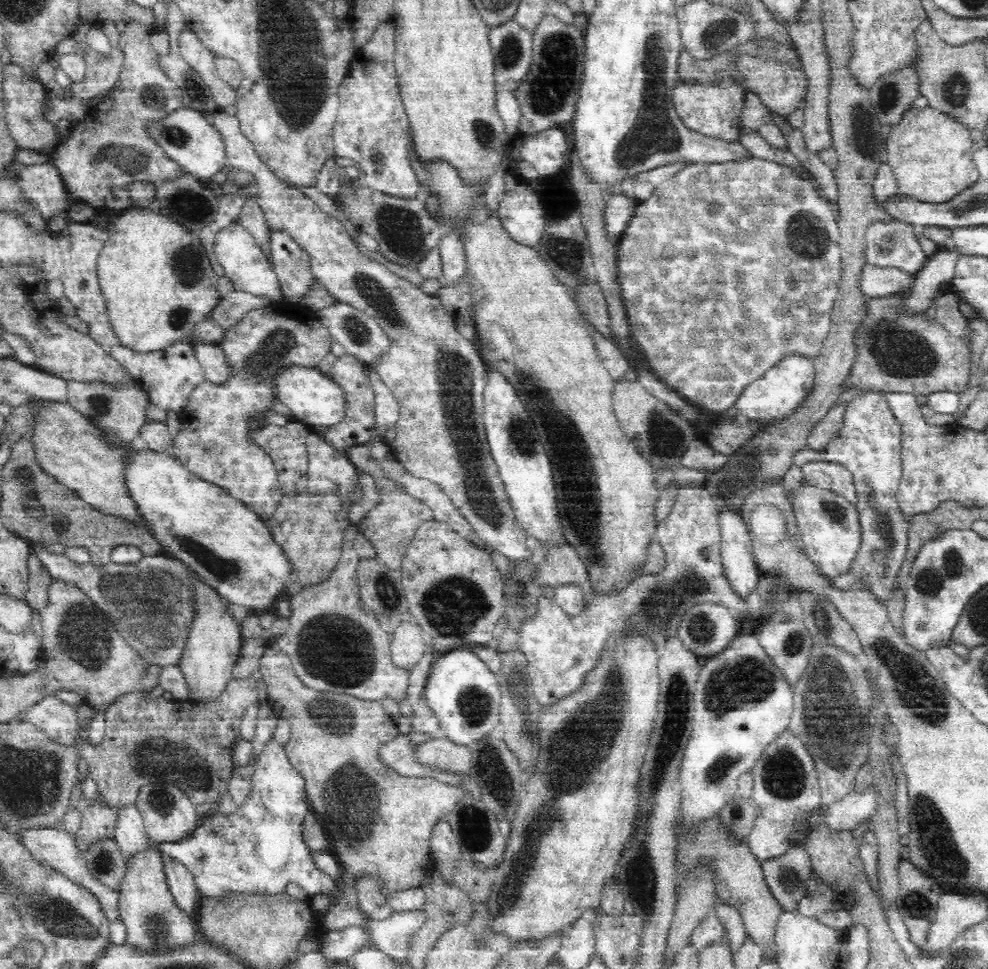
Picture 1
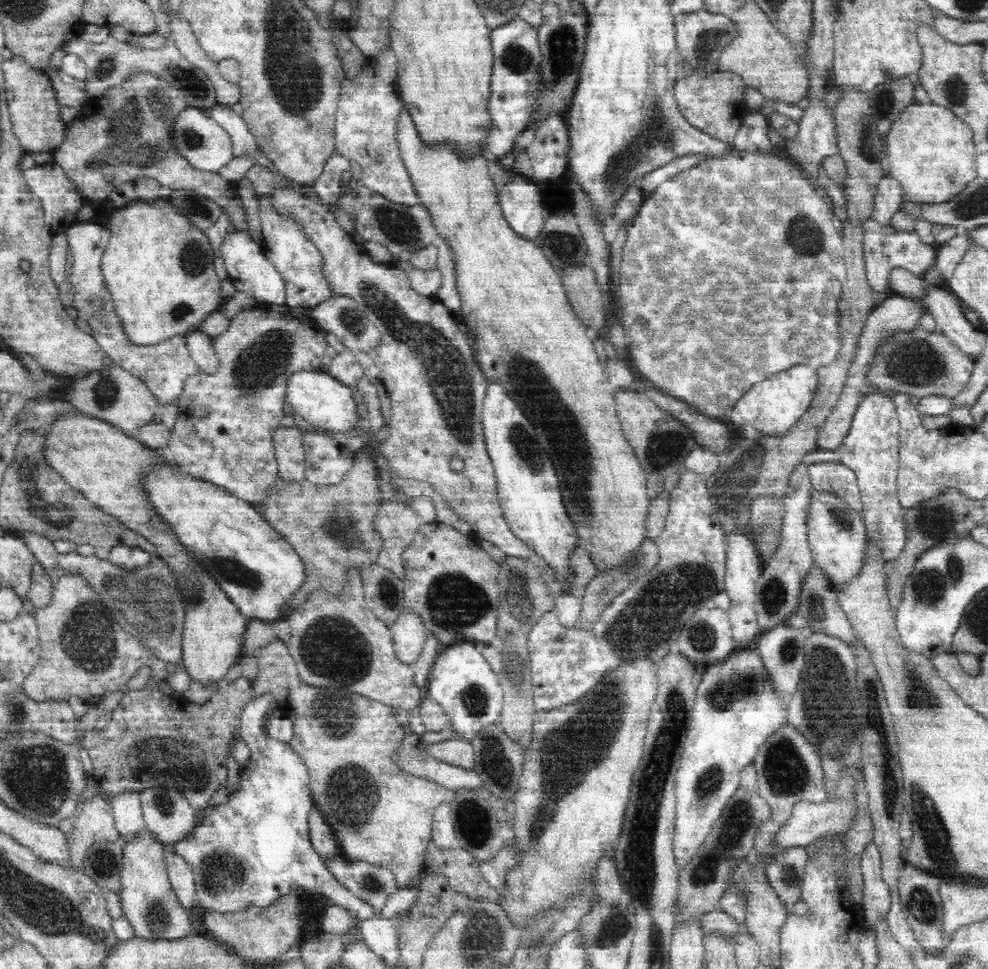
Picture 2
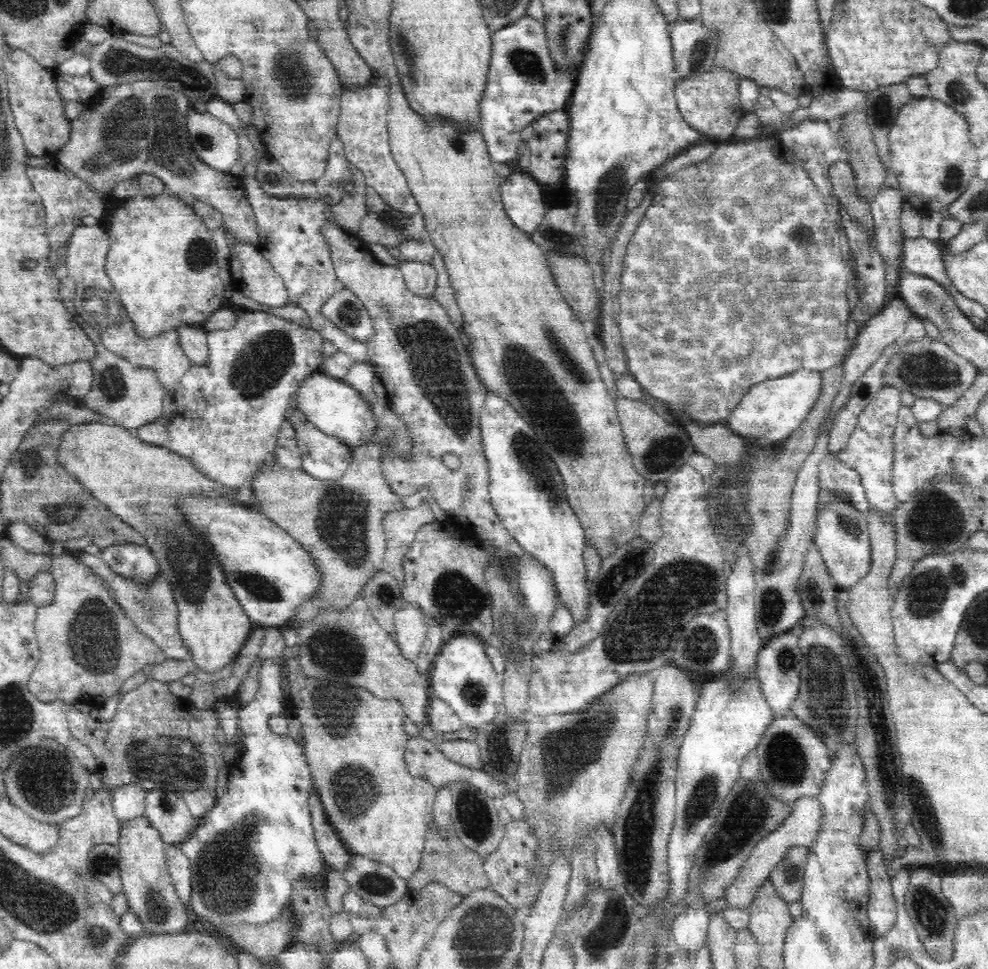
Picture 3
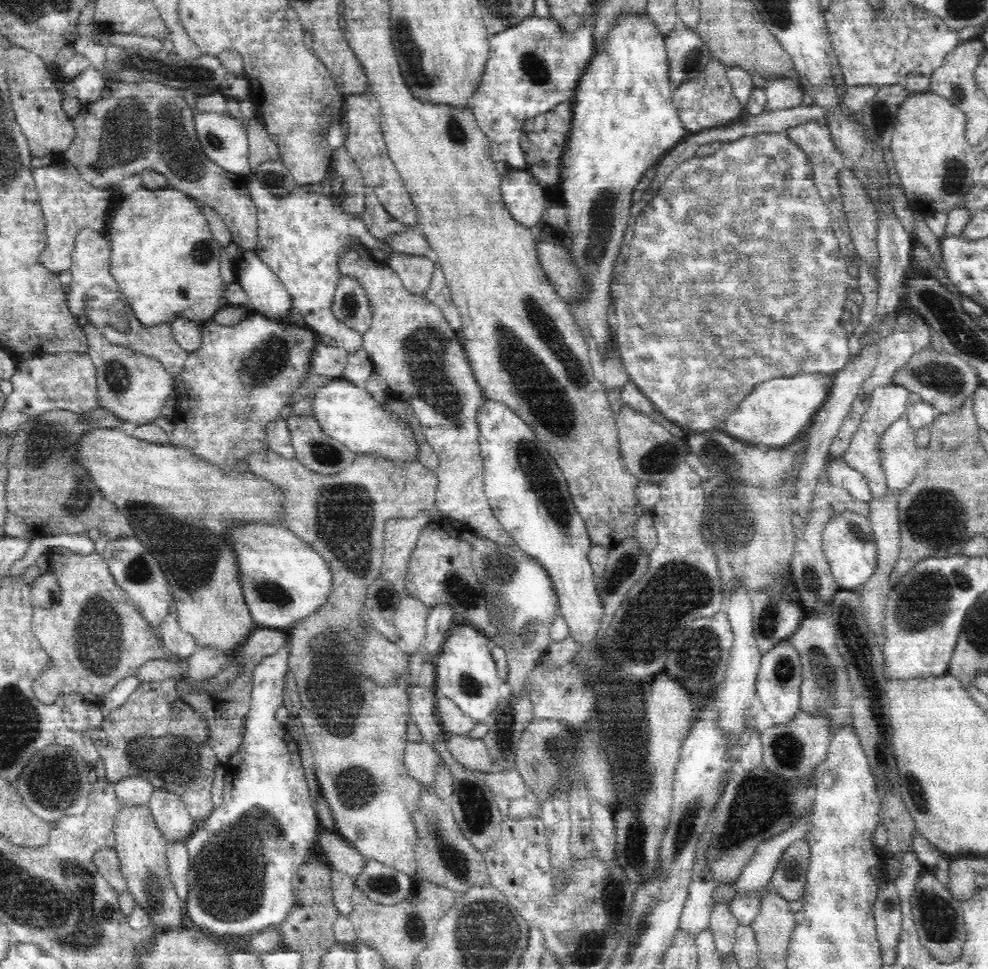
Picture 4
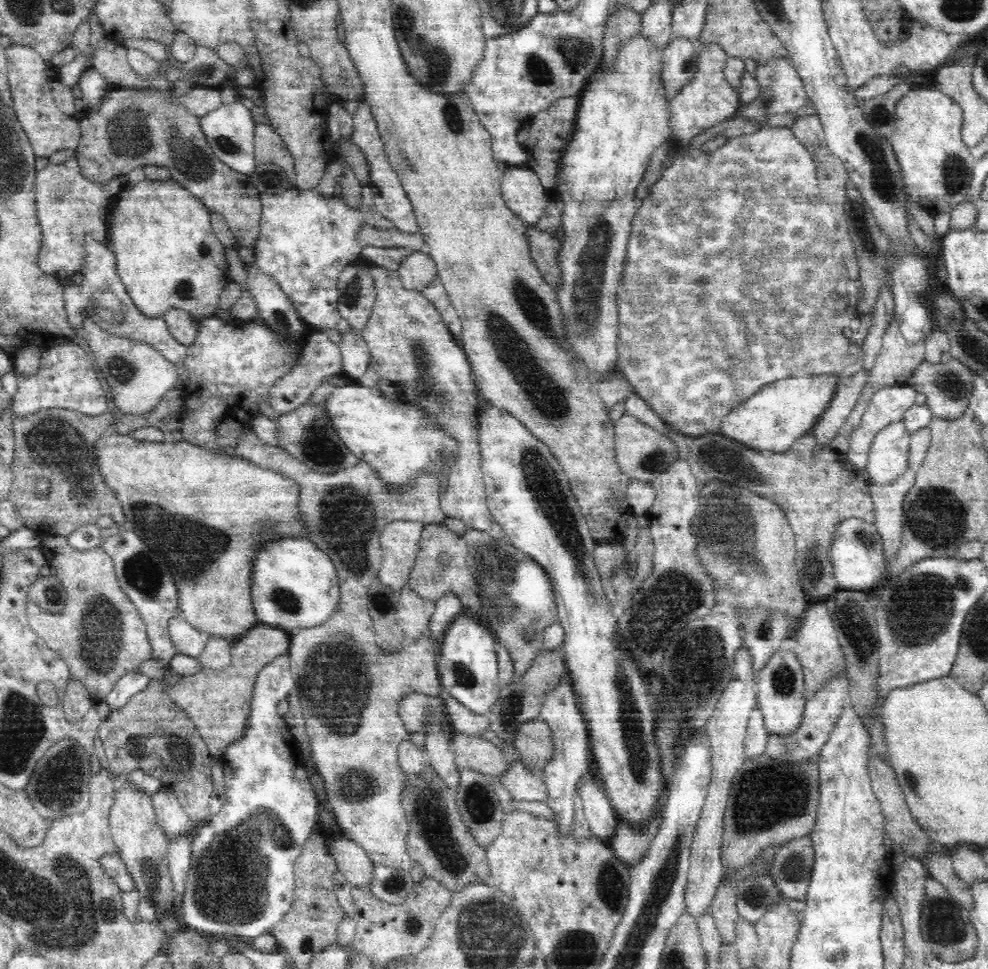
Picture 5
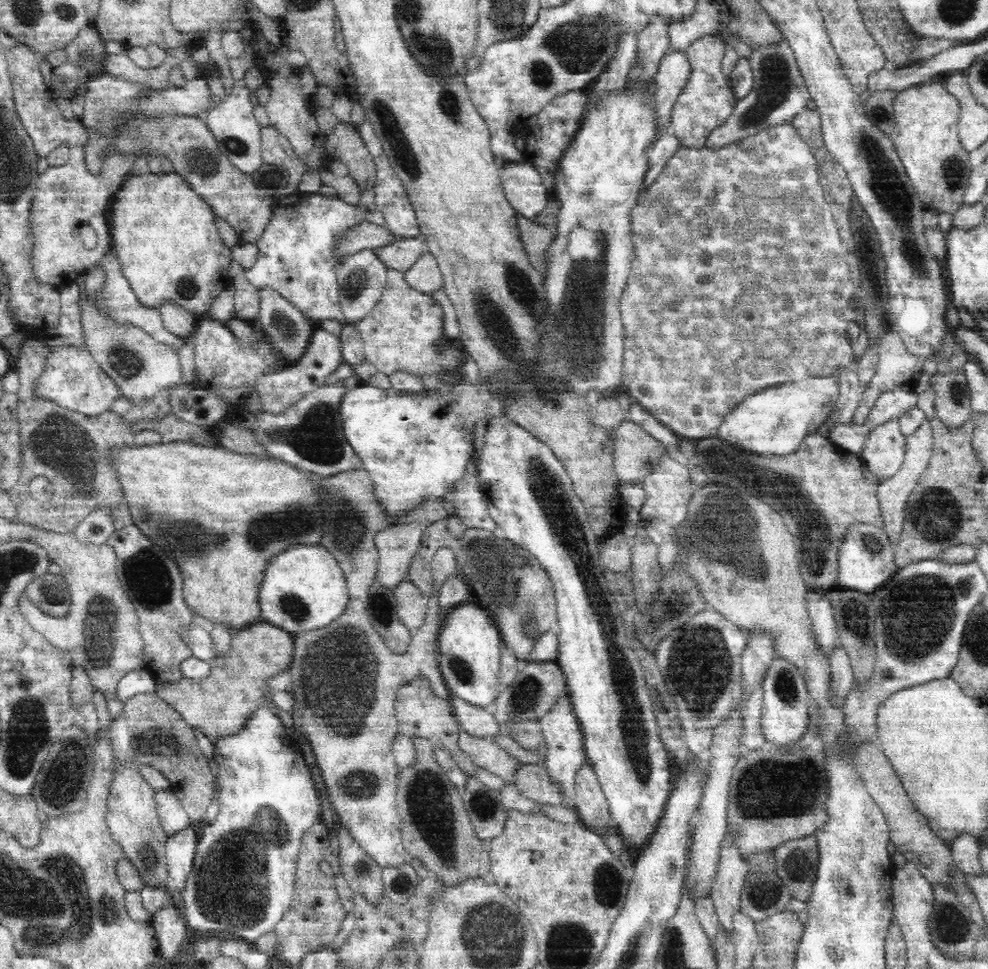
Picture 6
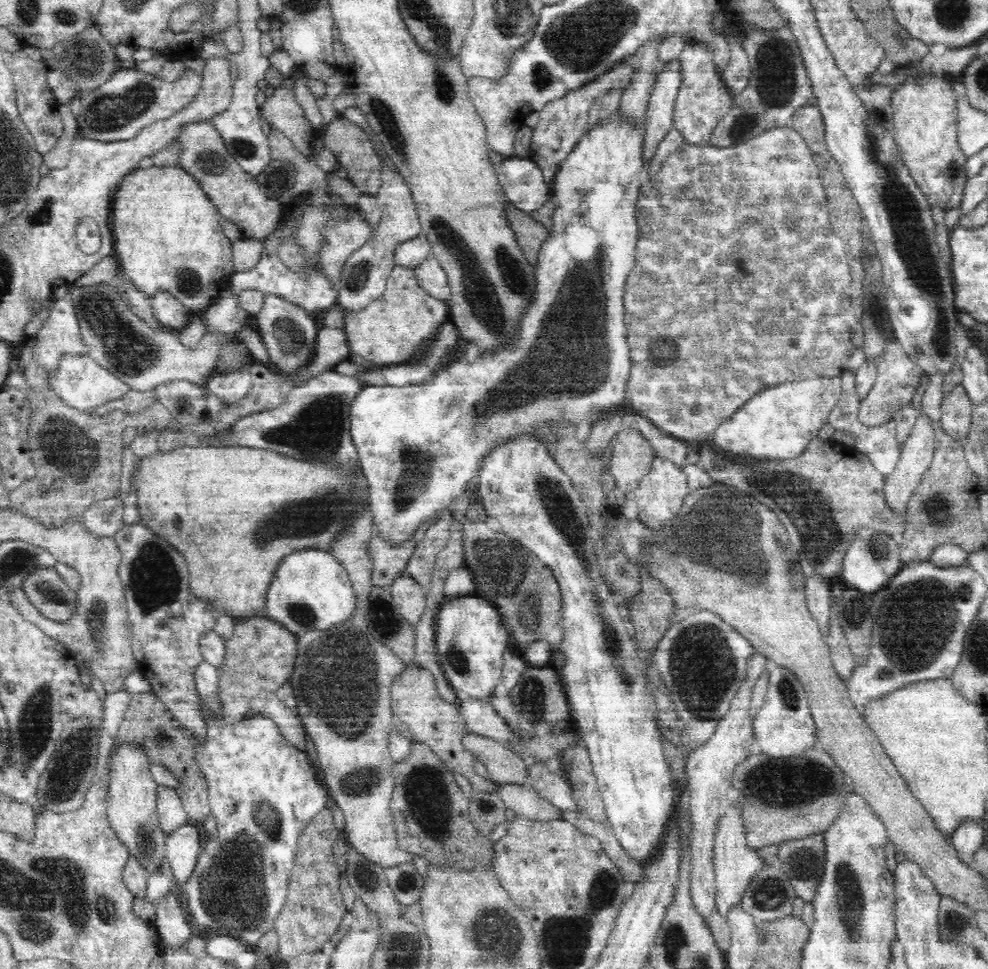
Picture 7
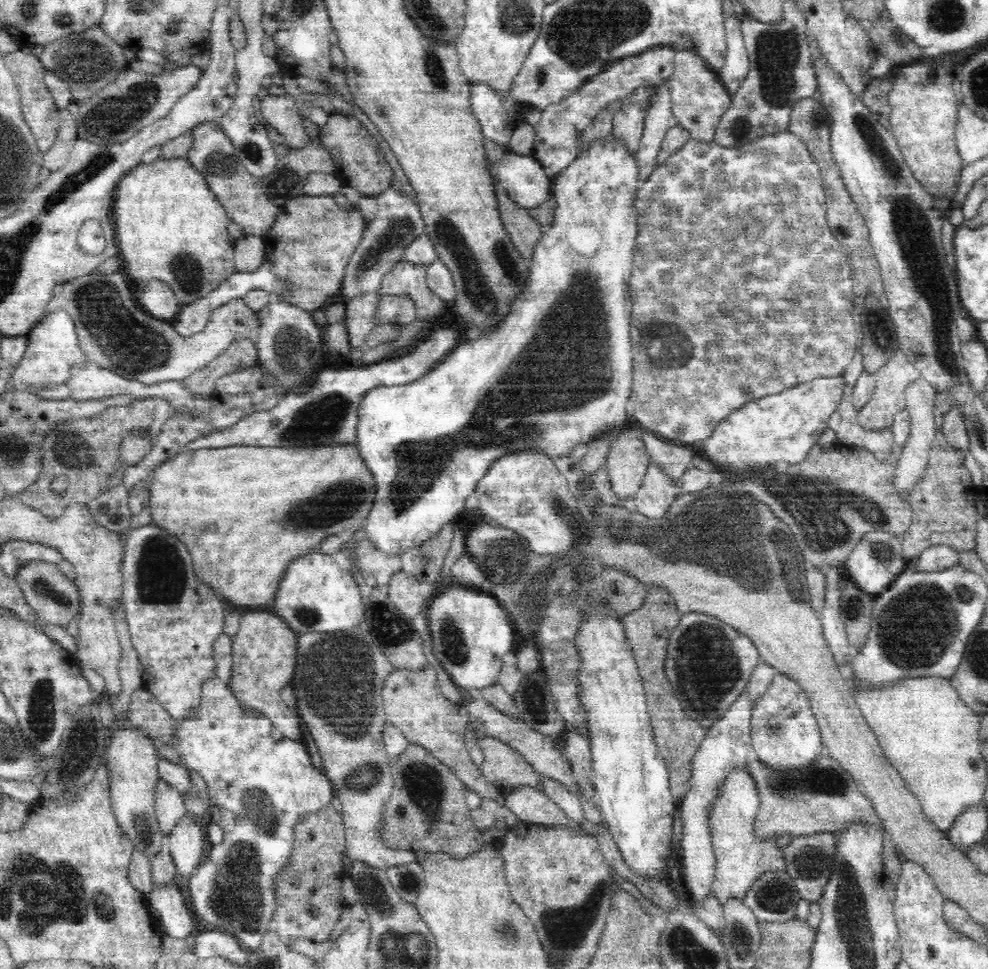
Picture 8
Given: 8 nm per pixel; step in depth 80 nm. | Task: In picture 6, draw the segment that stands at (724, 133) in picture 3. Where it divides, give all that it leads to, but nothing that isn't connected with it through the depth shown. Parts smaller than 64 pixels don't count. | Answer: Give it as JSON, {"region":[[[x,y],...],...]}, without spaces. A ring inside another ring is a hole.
{"region":[[[704,35],[692,41],[687,47],[692,65],[690,80],[674,101],[669,121],[674,127],[674,136],[679,145],[686,148],[702,148],[712,129],[724,125],[732,116],[738,98],[727,74],[724,74],[722,61],[727,48],[724,42],[714,35]]]}

